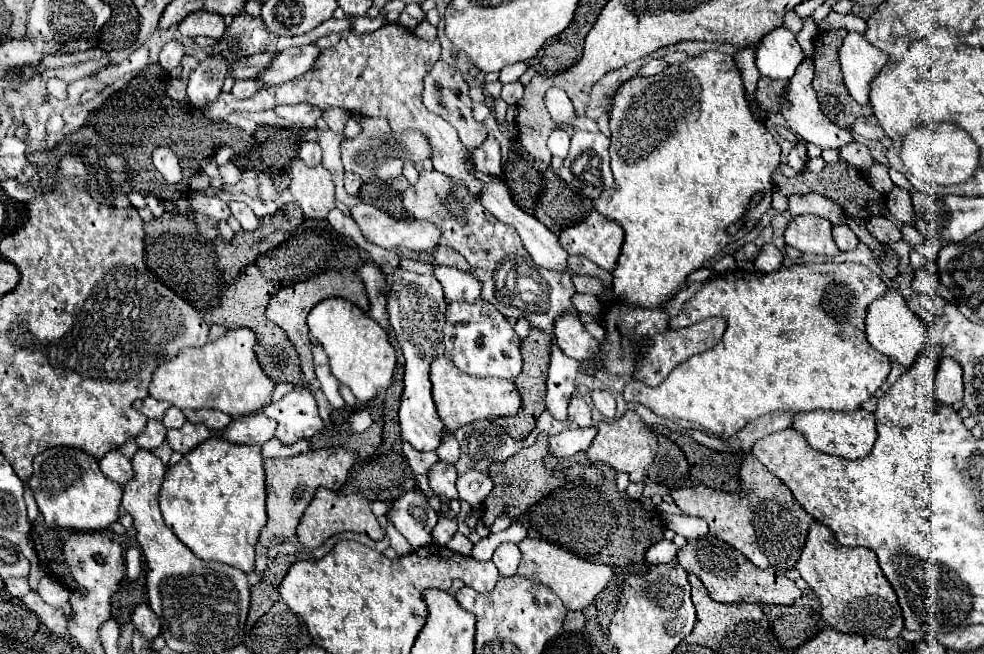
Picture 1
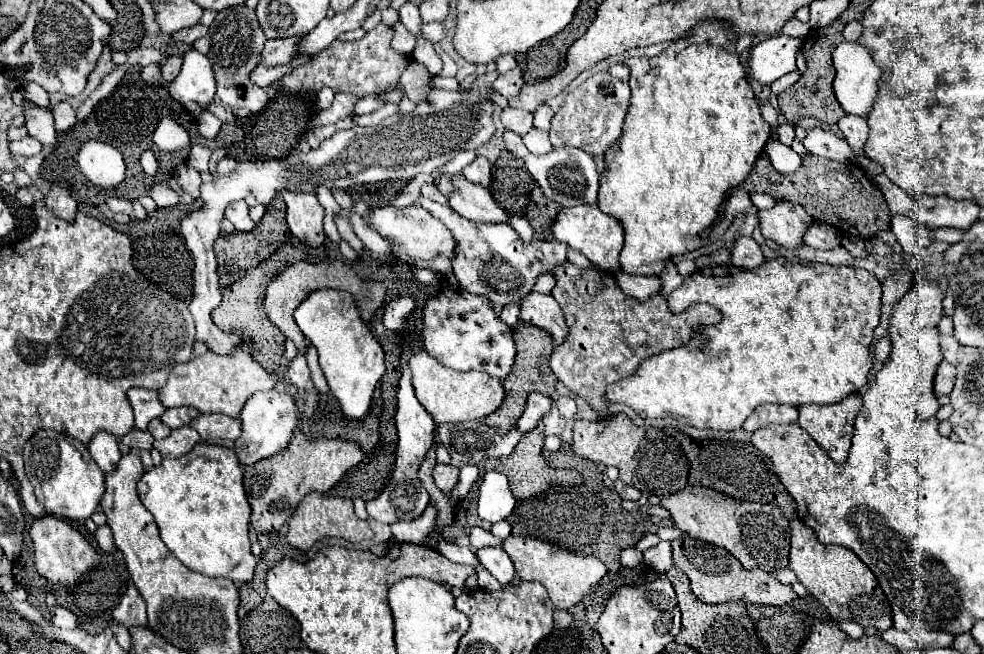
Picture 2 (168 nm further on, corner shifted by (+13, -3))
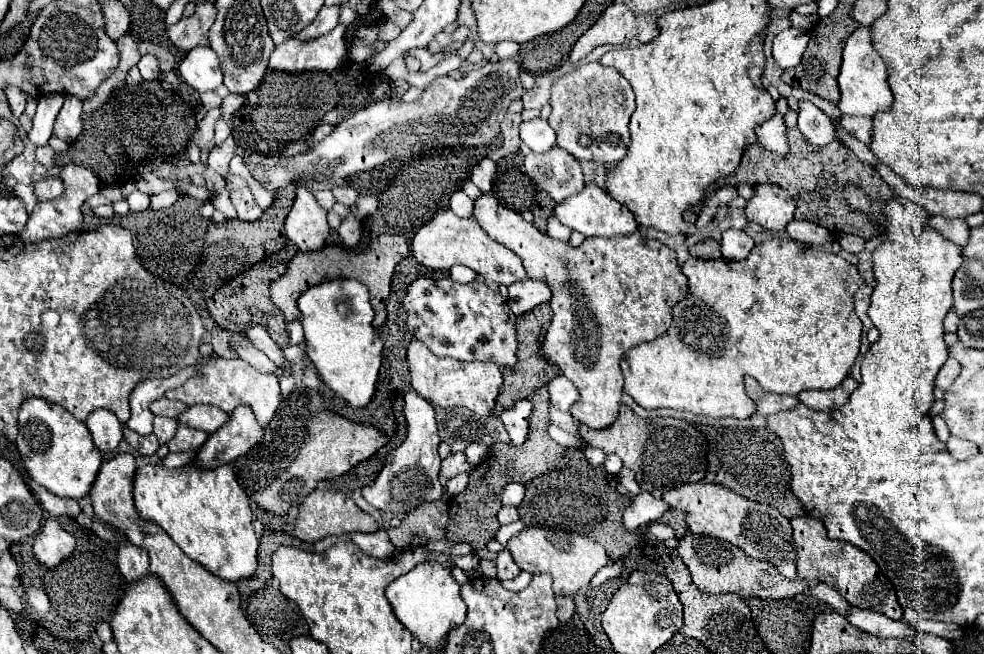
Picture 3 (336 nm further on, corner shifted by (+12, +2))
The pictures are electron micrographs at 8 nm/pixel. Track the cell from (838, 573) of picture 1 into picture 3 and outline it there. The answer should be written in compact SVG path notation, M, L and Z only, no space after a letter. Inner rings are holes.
M813 516L793 518L791 526L793 526L795 548L797 548L799 578L809 582L823 582L835 588L851 606L857 606L863 610L875 610L875 612L887 614L893 620L903 621L903 610L897 602L892 583L879 572L877 564L863 550L859 550L853 544L827 538L823 522L819 522Z

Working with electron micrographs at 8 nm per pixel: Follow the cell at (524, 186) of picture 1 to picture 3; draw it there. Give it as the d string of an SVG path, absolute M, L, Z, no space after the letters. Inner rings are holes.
M515 152L497 162L497 176L493 182L493 194L507 208L517 212L531 210L535 216L535 228L539 232L547 230L547 220L553 216L555 200L539 190L523 170L523 154Z

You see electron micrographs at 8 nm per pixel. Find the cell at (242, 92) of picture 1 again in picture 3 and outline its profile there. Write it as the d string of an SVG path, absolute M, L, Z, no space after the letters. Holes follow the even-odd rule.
M335 26L329 34L321 36L319 40L311 42L299 42L295 38L289 38L273 50L269 58L269 70L281 70L281 72L305 72L305 70L337 70L341 60L345 58L345 26Z

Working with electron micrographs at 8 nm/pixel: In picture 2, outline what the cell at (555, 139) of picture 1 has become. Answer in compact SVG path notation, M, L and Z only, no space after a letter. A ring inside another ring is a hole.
M536 127L530 129L522 139L524 139L524 145L528 147L528 151L534 153L534 155L544 155L544 153L548 153L552 149L552 145L548 141L548 133L540 131Z

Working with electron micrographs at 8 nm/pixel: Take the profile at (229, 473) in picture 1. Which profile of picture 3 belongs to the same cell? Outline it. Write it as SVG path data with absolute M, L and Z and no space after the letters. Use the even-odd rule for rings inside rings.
M163 464L141 466L135 472L133 498L141 518L157 522L191 560L215 576L237 582L255 574L259 538L251 526L249 498L235 480L231 464L217 468L185 464L173 470Z

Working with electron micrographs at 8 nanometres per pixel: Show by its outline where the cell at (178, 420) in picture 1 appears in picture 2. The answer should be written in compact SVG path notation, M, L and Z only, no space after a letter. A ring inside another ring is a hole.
M154 419L154 421L148 425L148 431L152 433L154 439L166 439L166 435L170 435L170 429L168 429L160 419Z

